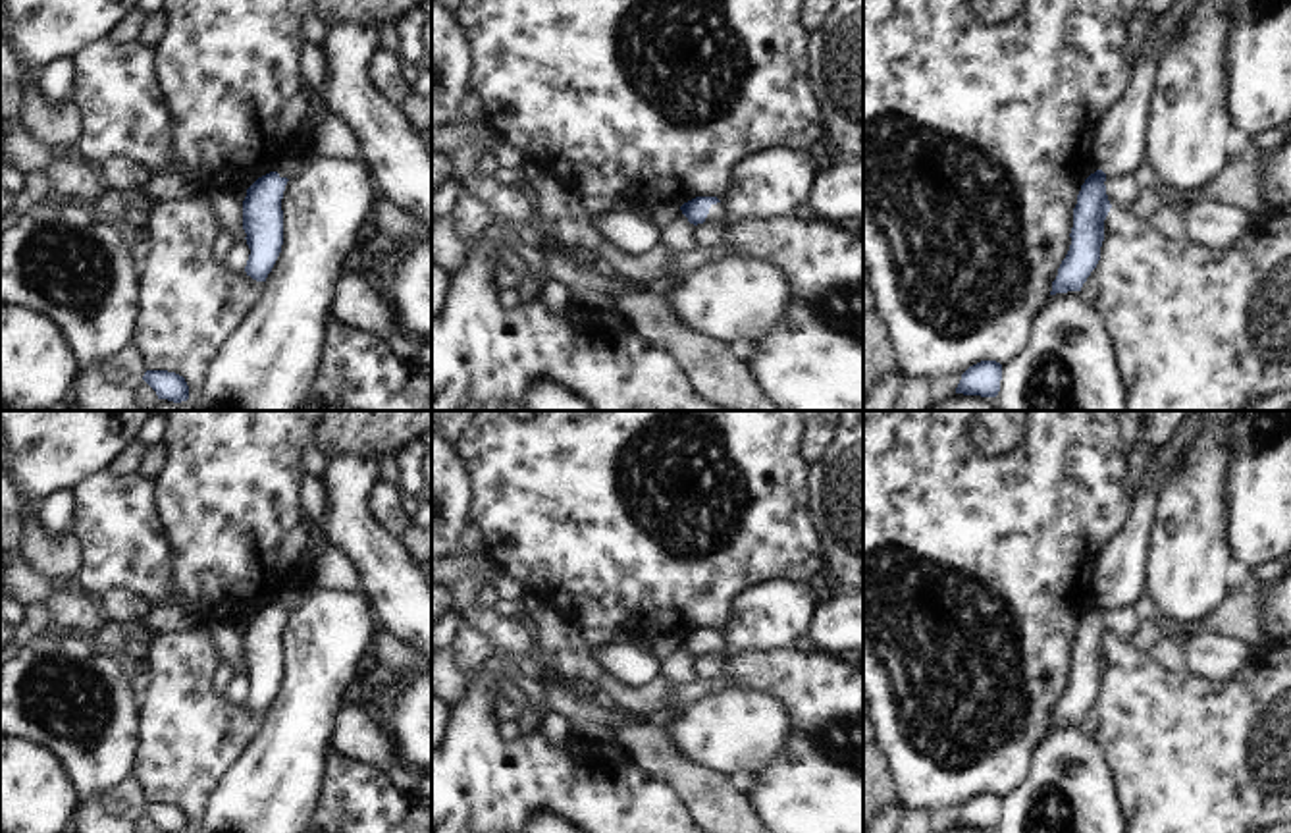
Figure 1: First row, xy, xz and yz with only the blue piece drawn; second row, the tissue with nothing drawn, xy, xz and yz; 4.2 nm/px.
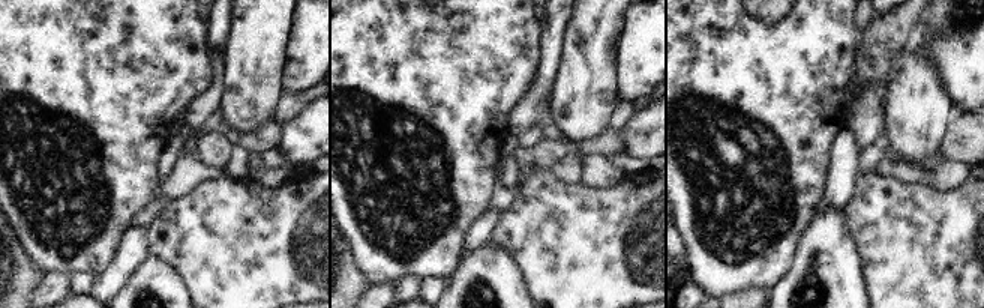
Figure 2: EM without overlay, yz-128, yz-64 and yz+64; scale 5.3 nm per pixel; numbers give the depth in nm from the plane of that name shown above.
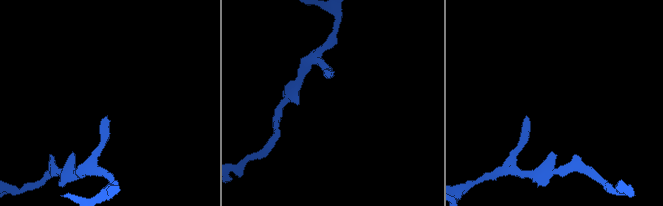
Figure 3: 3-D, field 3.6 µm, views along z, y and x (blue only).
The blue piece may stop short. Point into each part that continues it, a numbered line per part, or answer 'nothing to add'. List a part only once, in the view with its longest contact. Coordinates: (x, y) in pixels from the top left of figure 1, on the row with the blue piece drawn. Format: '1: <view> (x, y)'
1: xz (814, 361)

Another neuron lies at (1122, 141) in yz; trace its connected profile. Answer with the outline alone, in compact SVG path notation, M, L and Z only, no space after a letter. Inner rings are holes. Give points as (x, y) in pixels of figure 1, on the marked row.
M1148 39L1143 56L1133 66L1125 93L1100 123L1100 170L1106 175L1135 174L1146 160L1146 121L1158 71L1154 48L1156 40Z

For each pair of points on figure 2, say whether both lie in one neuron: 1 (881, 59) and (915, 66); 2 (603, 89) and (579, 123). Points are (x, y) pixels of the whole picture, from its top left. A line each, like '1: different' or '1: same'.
1: different
2: same

